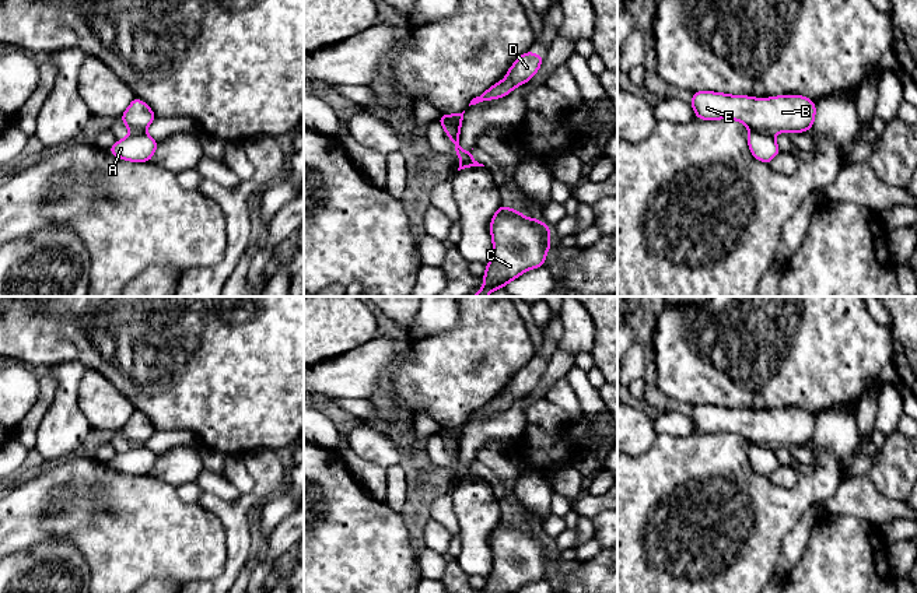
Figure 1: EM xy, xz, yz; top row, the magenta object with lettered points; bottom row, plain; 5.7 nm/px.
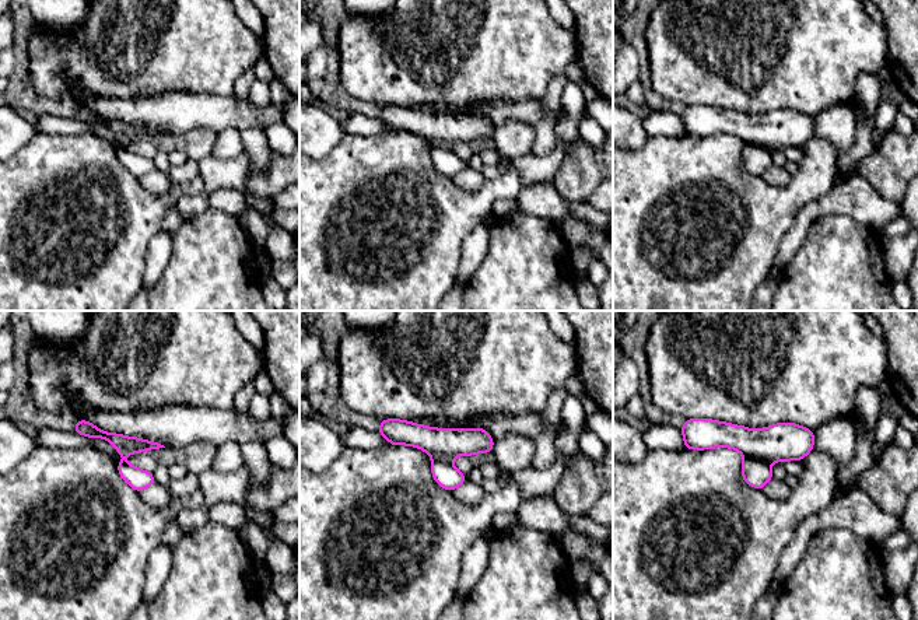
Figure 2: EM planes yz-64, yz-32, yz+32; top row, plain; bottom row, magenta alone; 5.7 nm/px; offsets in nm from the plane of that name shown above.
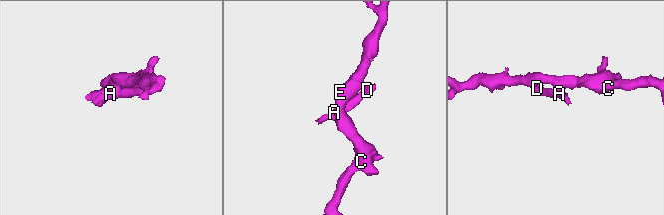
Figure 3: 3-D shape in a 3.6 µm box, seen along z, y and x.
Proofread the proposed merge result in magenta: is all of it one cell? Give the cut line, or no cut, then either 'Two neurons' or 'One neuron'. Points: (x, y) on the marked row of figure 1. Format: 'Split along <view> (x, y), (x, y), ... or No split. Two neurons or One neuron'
Split along yz (751, 129), (773, 134). Two neurons

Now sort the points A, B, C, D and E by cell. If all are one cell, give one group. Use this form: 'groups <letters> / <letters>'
groups A D / B C E

